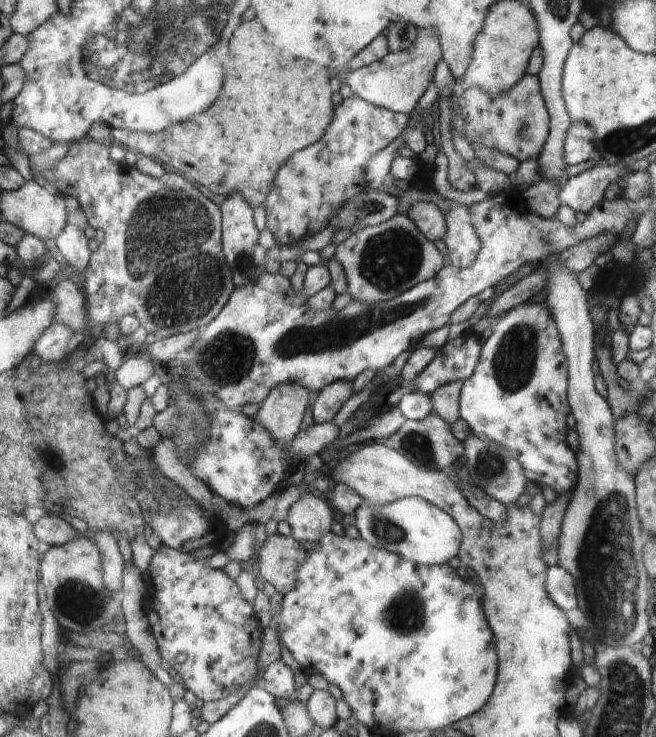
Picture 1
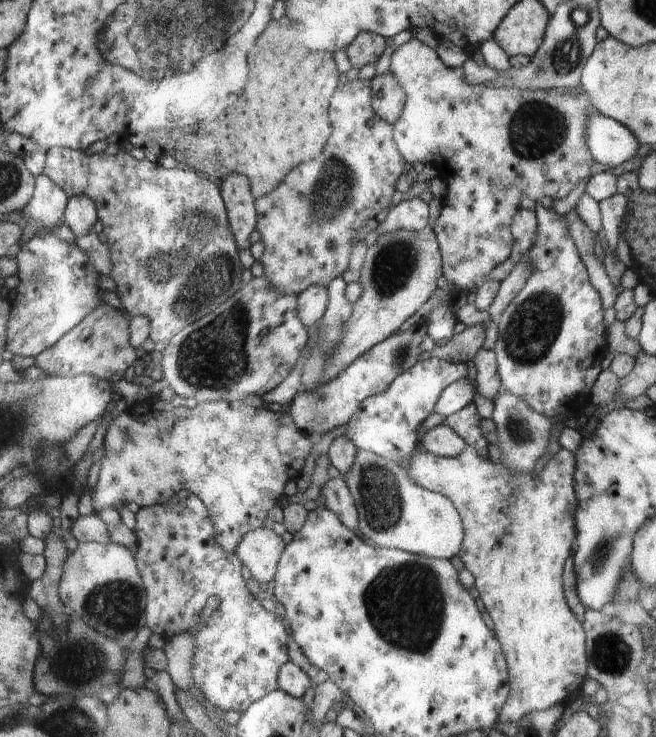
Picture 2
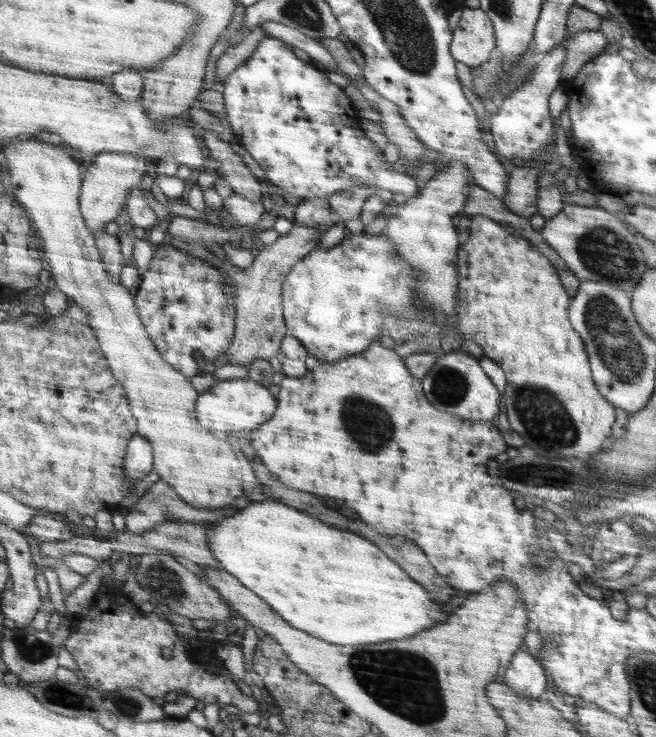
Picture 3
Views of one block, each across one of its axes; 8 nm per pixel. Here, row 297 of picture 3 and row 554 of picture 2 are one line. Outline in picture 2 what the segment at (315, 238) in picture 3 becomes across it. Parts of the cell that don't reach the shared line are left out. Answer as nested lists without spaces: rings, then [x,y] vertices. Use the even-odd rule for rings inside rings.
[[[264,527],[247,532],[235,553],[244,561],[253,578],[266,584],[278,574],[282,550],[286,550],[282,538]]]

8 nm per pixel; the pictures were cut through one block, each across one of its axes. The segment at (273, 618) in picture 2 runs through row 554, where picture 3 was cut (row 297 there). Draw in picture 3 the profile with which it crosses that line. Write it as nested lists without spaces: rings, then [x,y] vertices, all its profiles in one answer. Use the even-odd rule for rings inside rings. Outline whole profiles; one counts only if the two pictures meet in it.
[[[167,242],[153,250],[149,268],[141,276],[135,304],[163,359],[190,379],[203,373],[202,362],[214,363],[231,347],[235,338],[237,288],[228,273],[192,252],[182,252]]]

